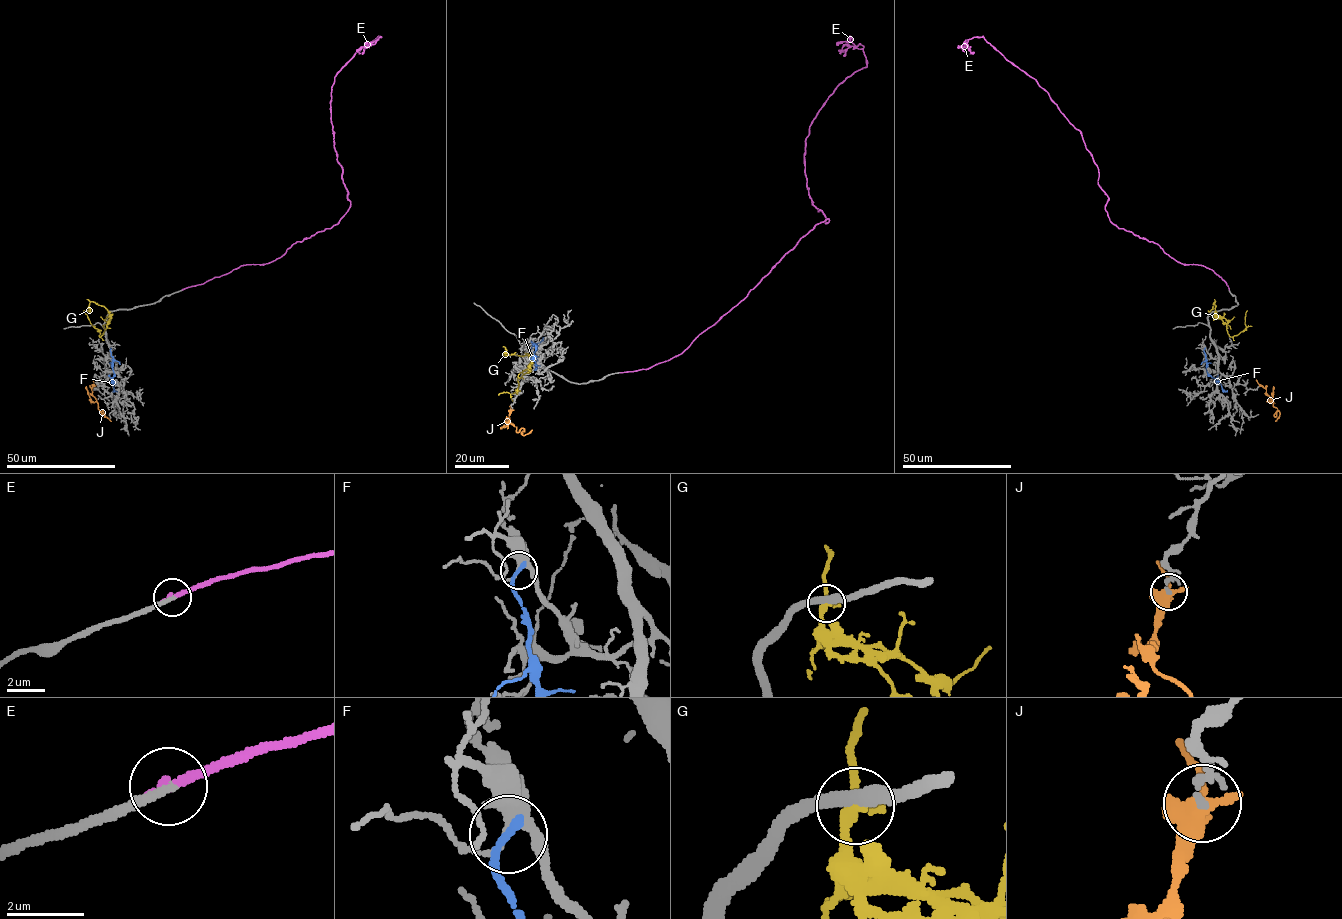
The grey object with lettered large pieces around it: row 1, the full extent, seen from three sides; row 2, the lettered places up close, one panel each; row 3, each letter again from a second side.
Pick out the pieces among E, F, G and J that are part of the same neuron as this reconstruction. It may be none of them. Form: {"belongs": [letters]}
{"belongs": ["E"]}

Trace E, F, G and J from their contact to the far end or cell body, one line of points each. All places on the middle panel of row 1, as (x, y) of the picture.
E: (621, 372), (680, 355), (829, 221), (806, 186), (805, 139), (840, 84), (866, 67), (861, 49), (840, 53)
F: (531, 342), (535, 351), (533, 370)
G: (530, 355), (529, 367), (517, 378), (518, 390), (498, 395)
J: (511, 410), (509, 421), (516, 427), (516, 432), (522, 428), (525, 435), (532, 429)

